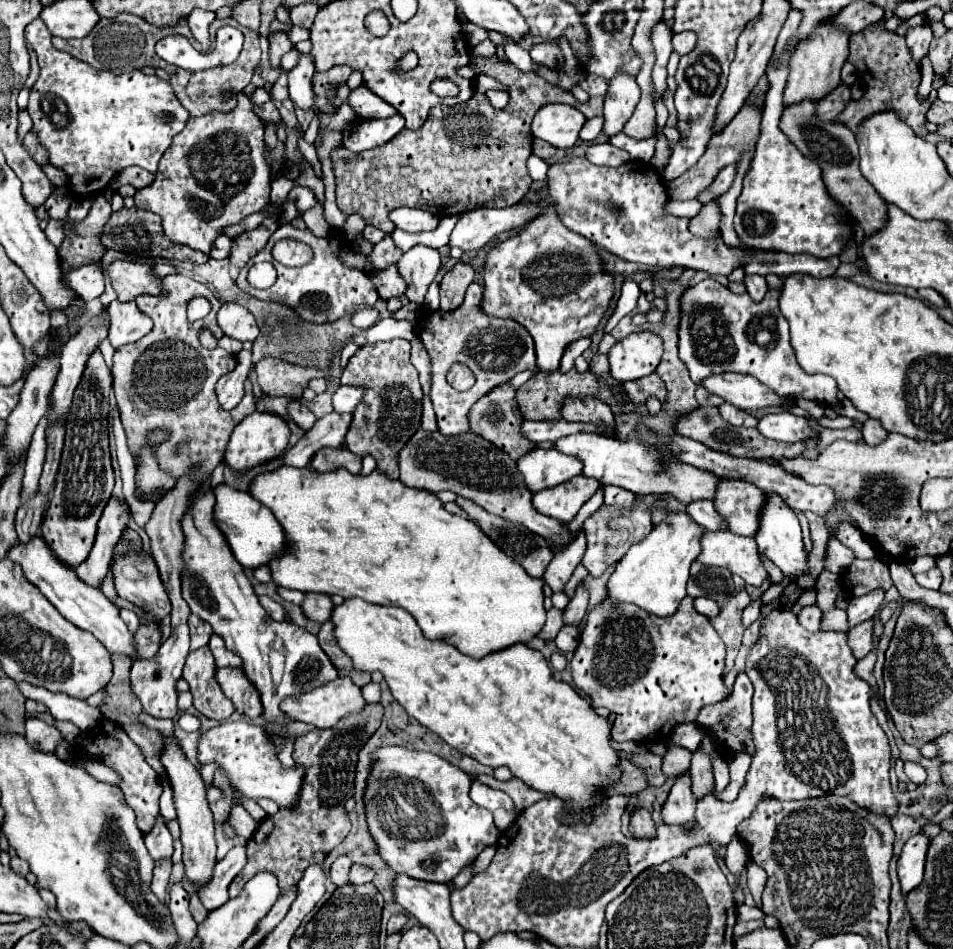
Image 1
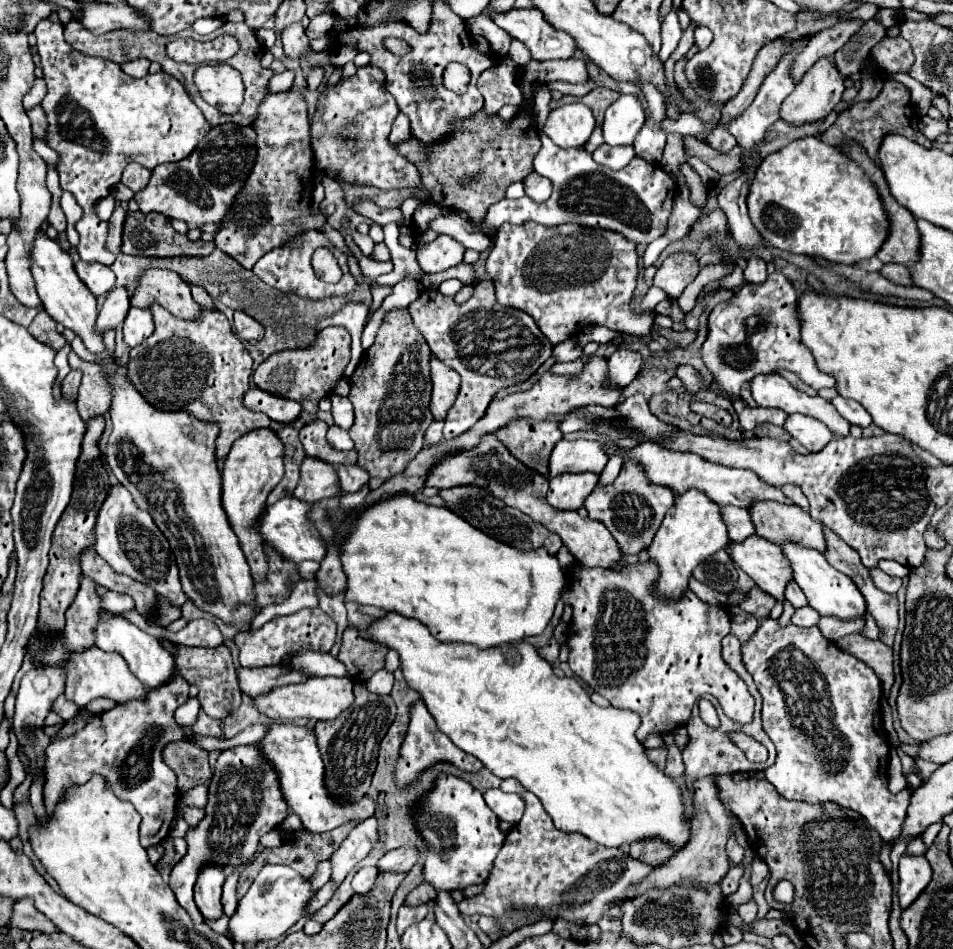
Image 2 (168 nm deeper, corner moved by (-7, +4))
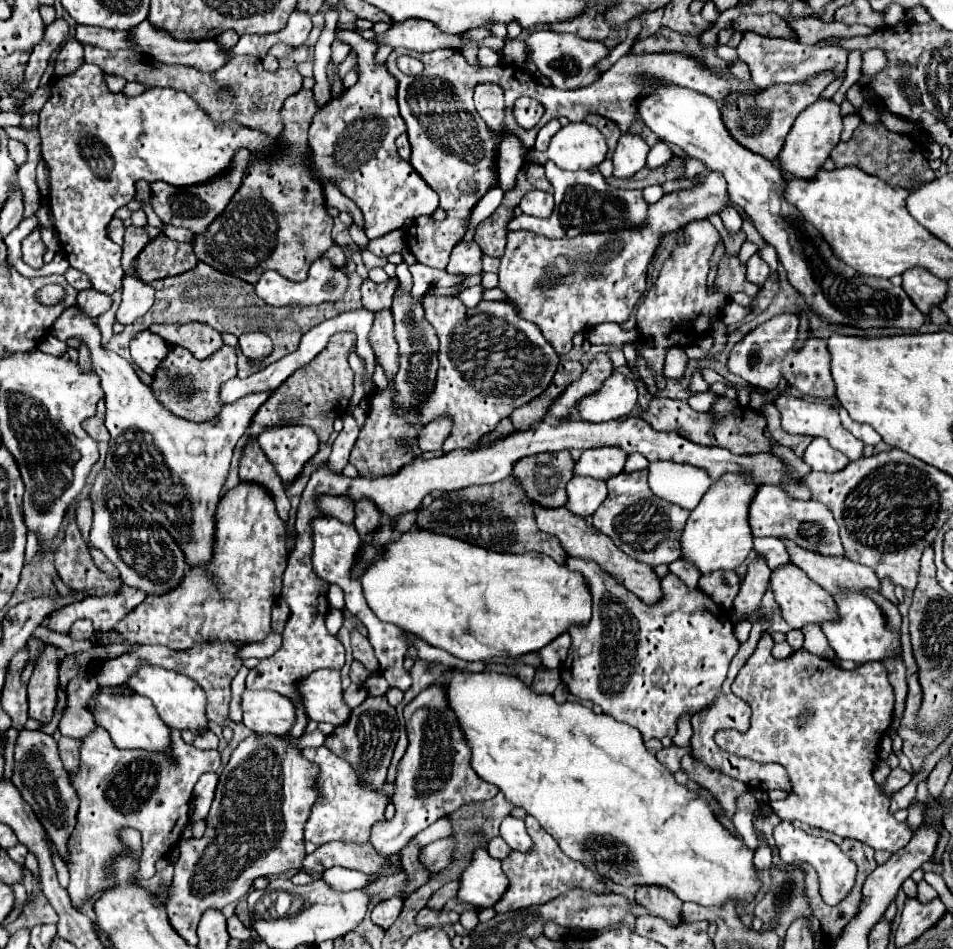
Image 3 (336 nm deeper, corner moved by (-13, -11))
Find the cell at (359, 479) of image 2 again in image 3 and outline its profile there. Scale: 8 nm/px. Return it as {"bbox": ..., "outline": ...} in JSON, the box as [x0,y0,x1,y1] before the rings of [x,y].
{"bbox":[354,499,382,539],"outline":[[[360,499],[356,503],[356,519],[354,519],[354,527],[358,529],[360,537],[368,539],[368,533],[374,531],[378,523],[382,523],[382,513],[378,513],[378,507],[374,507],[370,499]]]}

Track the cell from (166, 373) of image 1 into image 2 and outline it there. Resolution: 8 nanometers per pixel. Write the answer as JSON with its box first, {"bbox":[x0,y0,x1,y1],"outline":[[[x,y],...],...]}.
{"bbox":[128,306,274,458],"outline":[[[152,306],[150,312],[156,330],[130,352],[128,362],[128,376],[148,402],[162,410],[184,410],[200,420],[216,422],[220,426],[216,440],[218,458],[226,458],[232,444],[244,434],[258,428],[274,428],[268,416],[252,412],[242,404],[250,388],[252,358],[220,310],[202,310],[202,318],[196,322],[174,320],[174,316],[160,306]]]}

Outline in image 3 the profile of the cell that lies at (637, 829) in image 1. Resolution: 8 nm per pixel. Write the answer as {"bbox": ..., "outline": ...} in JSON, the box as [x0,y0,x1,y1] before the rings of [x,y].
{"bbox":[636,887,682,925],"outline":[[[638,887],[636,901],[648,907],[652,915],[666,919],[672,925],[680,923],[682,901],[668,887]]]}

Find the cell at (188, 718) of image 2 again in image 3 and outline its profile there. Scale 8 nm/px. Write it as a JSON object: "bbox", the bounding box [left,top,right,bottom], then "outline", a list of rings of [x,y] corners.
{"bbox":[192,731,218,749],"outline":[[[206,731],[204,735],[196,737],[192,745],[198,747],[198,749],[216,749],[218,747],[218,737],[214,735],[214,731]]]}

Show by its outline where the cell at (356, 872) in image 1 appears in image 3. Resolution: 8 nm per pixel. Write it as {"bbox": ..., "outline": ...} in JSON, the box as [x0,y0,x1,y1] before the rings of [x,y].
{"bbox":[420,837,454,873],"outline":[[[450,837],[426,845],[420,853],[422,867],[426,867],[428,873],[438,873],[440,869],[444,869],[450,863],[452,847],[454,847],[454,841]]]}

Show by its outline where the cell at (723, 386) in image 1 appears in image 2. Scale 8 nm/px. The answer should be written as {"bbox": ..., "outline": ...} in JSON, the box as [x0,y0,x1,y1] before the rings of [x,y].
{"bbox":[752,374,850,436],"outline":[[[760,374],[752,380],[752,398],[758,406],[764,408],[780,408],[786,414],[806,414],[820,422],[824,422],[834,434],[848,436],[850,434],[850,422],[846,422],[832,402],[820,398],[820,396],[808,396],[800,390],[796,390],[786,378],[780,374]]]}

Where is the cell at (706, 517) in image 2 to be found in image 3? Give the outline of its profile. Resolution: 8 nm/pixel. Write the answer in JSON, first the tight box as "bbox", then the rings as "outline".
{"bbox":[680,475,756,575],"outline":[[[724,475],[716,481],[696,509],[690,511],[690,517],[680,535],[680,559],[692,563],[700,575],[728,569],[736,571],[748,553],[752,551],[752,533],[748,525],[748,505],[756,491],[756,483],[750,483],[740,475]]]}

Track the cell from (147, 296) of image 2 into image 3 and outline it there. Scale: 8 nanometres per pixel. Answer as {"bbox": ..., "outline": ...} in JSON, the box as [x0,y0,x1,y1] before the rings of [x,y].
{"bbox":[150,321,222,359],"outline":[[[190,321],[184,325],[174,325],[174,323],[154,323],[150,327],[152,333],[160,335],[164,341],[170,345],[180,345],[192,351],[194,357],[206,359],[214,351],[222,347],[222,337],[216,329],[212,329],[206,323]]]}

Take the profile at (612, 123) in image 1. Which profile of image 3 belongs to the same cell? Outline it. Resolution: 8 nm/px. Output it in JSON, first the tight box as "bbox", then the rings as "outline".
{"bbox":[612,131,650,177],"outline":[[[630,131],[626,135],[620,135],[612,163],[614,163],[614,175],[616,177],[630,177],[636,171],[640,171],[646,165],[646,155],[650,147],[648,143]]]}

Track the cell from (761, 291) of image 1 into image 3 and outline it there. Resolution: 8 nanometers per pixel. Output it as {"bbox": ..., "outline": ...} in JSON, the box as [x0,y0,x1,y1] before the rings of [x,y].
{"bbox":[746,255,770,287],"outline":[[[758,255],[750,257],[750,261],[746,263],[746,269],[748,269],[746,277],[750,279],[750,283],[754,283],[758,287],[762,287],[764,281],[768,279],[768,275],[770,275],[770,269],[768,269],[766,261],[762,261]]]}

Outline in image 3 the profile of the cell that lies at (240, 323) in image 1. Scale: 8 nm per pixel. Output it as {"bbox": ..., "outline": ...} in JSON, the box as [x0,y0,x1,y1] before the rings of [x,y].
{"bbox":[240,333,272,359],"outline":[[[244,333],[240,335],[240,349],[248,359],[268,357],[272,353],[272,341],[264,333]]]}

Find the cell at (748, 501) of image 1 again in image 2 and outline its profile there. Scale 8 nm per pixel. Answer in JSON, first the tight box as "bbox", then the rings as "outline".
{"bbox":[750,502,826,552],"outline":[[[756,502],[750,508],[752,522],[756,524],[756,534],[774,542],[786,544],[796,542],[818,552],[826,552],[826,540],[822,524],[812,520],[800,506],[784,506],[774,502]]]}

